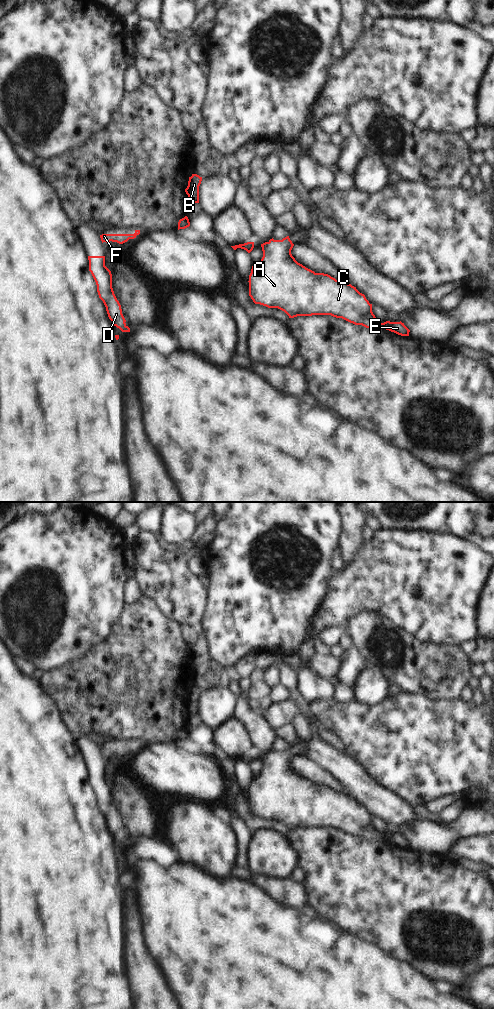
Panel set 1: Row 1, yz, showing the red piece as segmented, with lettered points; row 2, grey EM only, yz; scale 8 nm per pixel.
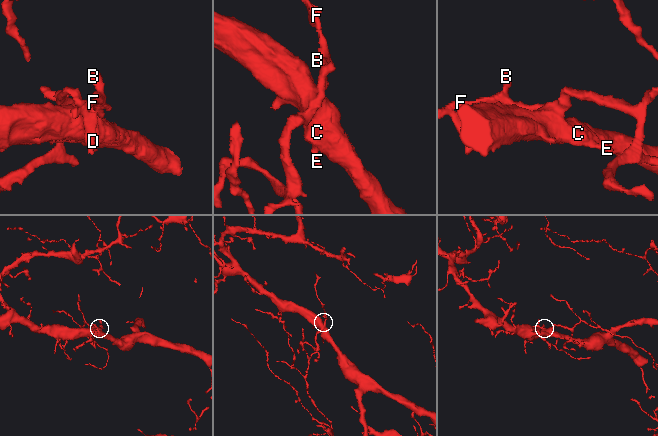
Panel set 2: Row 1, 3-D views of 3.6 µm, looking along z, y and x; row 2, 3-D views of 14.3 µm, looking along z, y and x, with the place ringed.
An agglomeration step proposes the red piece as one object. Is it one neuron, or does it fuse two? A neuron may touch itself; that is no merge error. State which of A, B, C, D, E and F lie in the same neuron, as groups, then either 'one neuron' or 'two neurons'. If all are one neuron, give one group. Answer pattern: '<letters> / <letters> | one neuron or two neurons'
A B C D E F | one neuron

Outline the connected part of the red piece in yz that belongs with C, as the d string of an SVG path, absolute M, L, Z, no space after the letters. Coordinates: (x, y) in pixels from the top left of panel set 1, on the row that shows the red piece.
M289 236L282 240L270 239L261 244L263 257L259 264L253 264L249 275L249 296L255 304L260 304L268 308L278 308L284 311L289 318L297 316L312 315L331 315L336 318L342 318L355 325L362 325L366 328L383 328L401 336L409 336L410 330L400 322L386 321L381 323L372 312L372 304L366 299L365 295L360 293L356 287L344 281L338 281L328 274L315 273L298 263L291 254L294 244Z

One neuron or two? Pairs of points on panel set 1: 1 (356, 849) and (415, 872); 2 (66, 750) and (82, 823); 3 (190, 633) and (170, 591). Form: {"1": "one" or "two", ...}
{"1": "one", "2": "one", "3": "two"}

